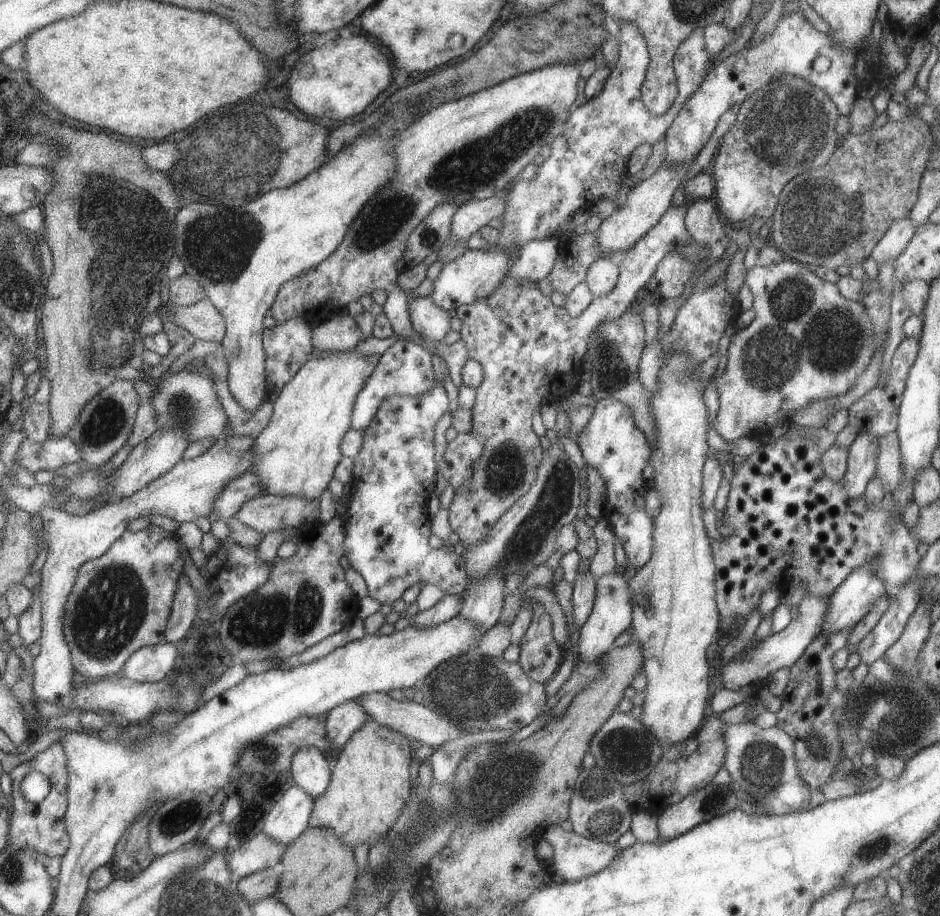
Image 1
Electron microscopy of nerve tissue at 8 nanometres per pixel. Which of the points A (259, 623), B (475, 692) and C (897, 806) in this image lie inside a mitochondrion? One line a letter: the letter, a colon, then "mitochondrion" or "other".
A: mitochondrion
B: mitochondrion
C: other

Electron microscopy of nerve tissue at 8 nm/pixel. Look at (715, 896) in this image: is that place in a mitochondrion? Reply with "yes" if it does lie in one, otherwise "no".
no

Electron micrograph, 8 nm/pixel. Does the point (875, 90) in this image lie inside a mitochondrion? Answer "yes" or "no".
no

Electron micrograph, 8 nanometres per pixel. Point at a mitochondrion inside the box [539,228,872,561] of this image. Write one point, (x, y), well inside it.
(800, 333)

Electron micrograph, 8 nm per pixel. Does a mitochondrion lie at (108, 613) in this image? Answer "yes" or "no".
yes

